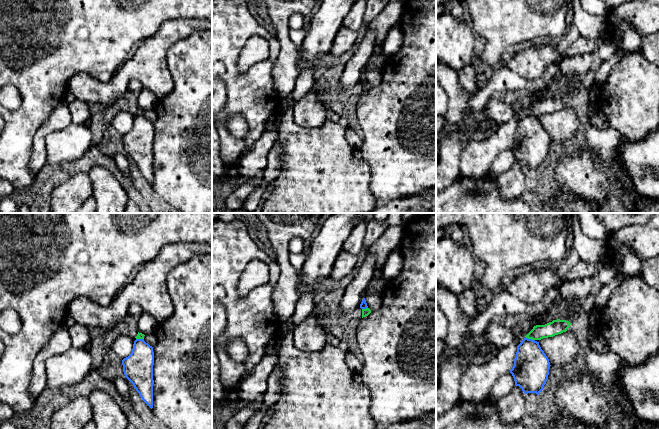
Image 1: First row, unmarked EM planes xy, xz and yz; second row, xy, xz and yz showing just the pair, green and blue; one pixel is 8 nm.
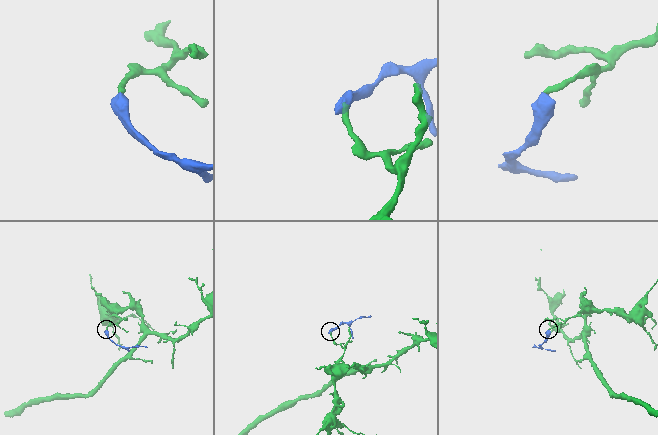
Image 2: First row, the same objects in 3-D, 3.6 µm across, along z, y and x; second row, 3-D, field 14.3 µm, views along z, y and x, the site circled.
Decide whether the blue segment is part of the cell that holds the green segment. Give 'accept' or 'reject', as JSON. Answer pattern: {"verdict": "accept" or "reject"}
{"verdict": "reject"}

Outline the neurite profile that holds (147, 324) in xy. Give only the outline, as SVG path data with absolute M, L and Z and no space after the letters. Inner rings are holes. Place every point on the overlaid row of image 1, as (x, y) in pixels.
M143 312L138 318L138 332L144 335L153 334L157 325L157 321L149 313Z

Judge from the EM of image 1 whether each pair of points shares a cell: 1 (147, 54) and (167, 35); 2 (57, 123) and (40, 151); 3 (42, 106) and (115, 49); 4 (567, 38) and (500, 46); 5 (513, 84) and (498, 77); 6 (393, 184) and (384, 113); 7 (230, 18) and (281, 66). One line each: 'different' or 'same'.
1: same
2: same
3: same
4: different
5: same
6: same
7: different

